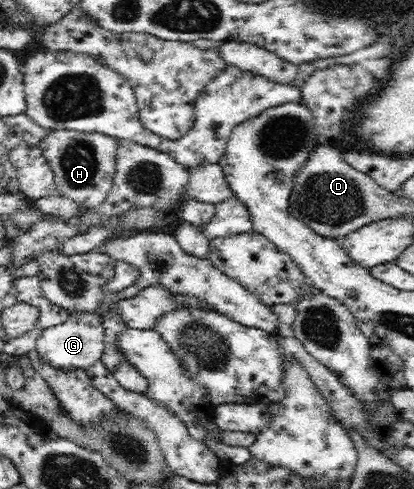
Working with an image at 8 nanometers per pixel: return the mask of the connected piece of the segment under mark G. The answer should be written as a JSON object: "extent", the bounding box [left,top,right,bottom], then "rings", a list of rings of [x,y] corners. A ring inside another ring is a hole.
{"extent":[36,312,105,368],"rings":[[[99,312],[71,313],[57,326],[46,328],[36,342],[36,351],[40,360],[55,365],[57,368],[89,368],[102,358],[104,349],[105,327]]]}

